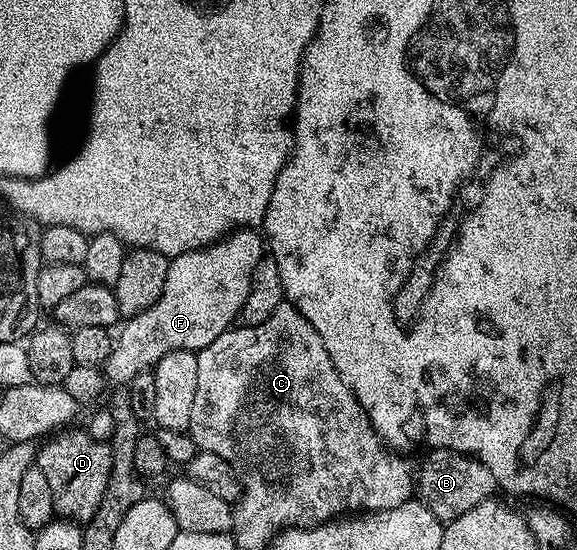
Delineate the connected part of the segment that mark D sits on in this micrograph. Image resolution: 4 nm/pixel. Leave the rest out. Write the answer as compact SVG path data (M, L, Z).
M62 429L37 447L35 466L47 476L51 488L53 510L62 520L87 524L99 509L107 481L111 475L112 449L105 441L97 441L85 429Z

